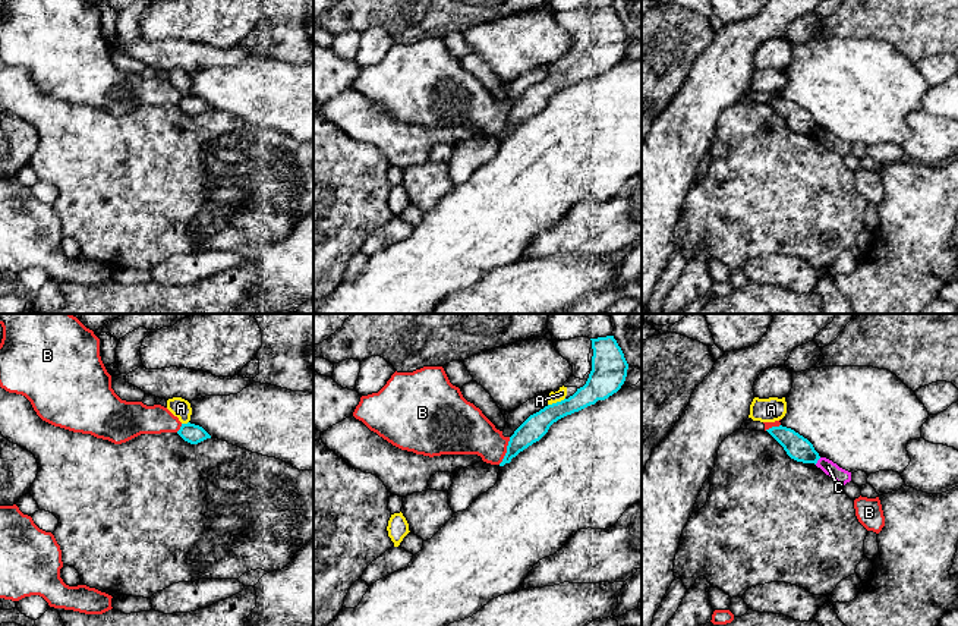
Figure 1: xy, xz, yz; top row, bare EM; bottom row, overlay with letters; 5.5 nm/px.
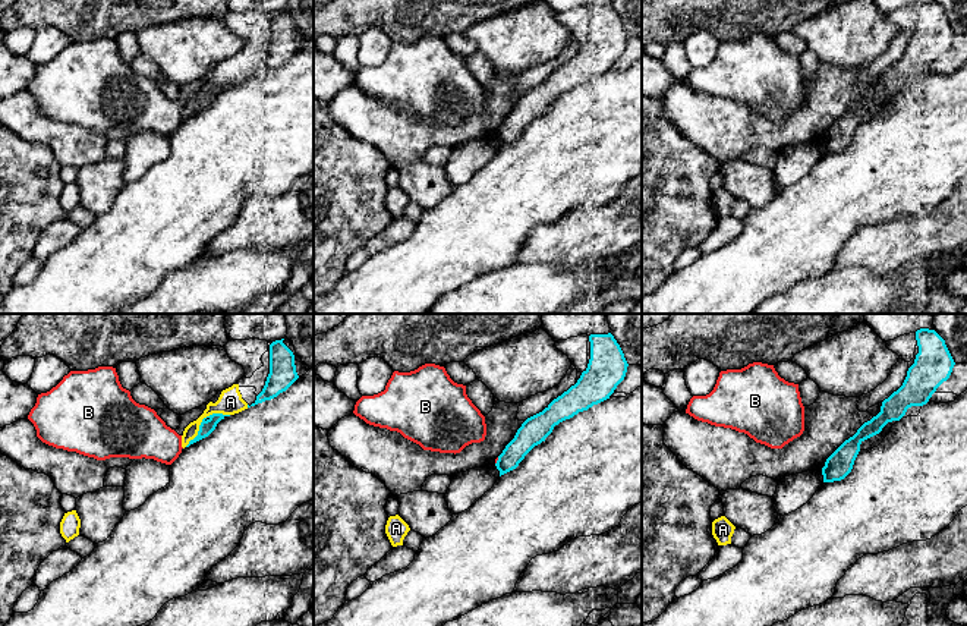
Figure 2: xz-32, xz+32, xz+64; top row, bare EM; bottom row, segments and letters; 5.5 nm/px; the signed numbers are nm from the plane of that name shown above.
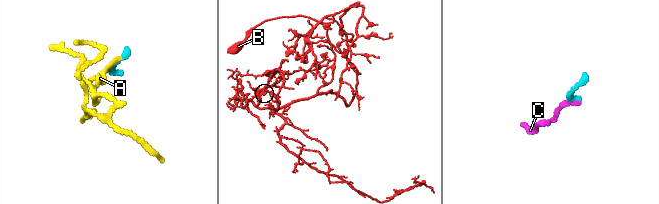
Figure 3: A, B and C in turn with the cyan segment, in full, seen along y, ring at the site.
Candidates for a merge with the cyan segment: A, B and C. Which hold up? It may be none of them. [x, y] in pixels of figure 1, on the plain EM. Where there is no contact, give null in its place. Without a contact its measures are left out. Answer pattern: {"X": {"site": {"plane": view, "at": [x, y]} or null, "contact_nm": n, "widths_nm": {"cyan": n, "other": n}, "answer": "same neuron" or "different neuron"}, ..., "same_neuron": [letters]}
{"A": {"site": {"plane": "xz", "at": [557, 74]}, "contact_nm": 100, "widths_nm": {"cyan": 160, "other": 60}, "answer": "same neuron"}, "B": {"site": {"plane": "xz", "at": [507, 122]}, "contact_nm": 170, "widths_nm": {"cyan": 140, "other": 260}, "answer": "different neuron"}, "C": {"site": {"plane": "yz", "at": [818, 131]}, "contact_nm": 50, "widths_nm": {"cyan": 140, "other": 80}, "answer": "same neuron"}, "same_neuron": ["A", "C"]}

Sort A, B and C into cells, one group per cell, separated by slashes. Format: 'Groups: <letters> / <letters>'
Groups: A C / B

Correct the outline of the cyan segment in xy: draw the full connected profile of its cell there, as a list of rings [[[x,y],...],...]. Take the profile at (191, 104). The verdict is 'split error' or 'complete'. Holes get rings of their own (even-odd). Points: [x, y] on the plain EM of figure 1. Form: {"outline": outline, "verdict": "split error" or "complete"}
{"outline": [[[182,69],[167,72],[167,81],[182,94],[177,106],[190,116],[198,116],[211,107],[199,97],[190,95],[192,79],[190,75]]], "verdict": "split error"}

